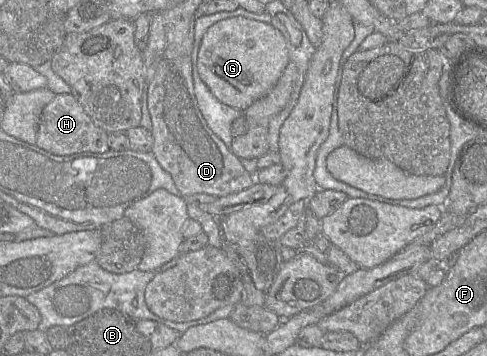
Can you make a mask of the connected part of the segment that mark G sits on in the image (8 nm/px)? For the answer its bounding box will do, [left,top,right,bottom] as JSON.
[197,17,289,111]

